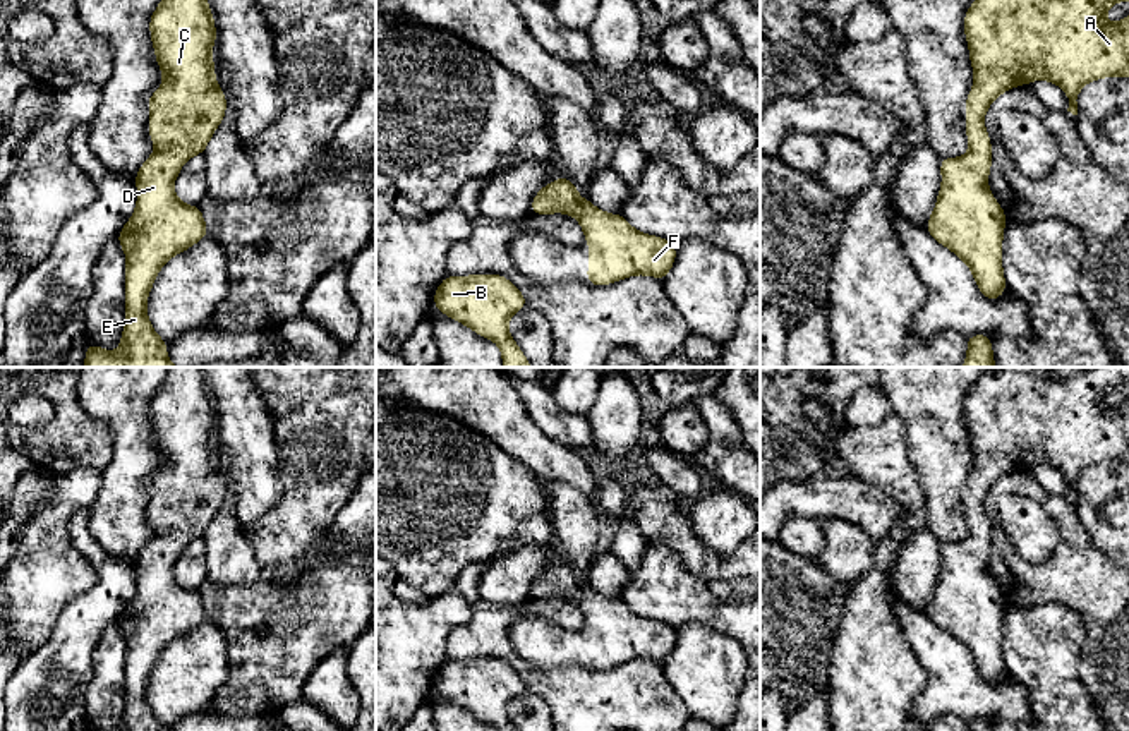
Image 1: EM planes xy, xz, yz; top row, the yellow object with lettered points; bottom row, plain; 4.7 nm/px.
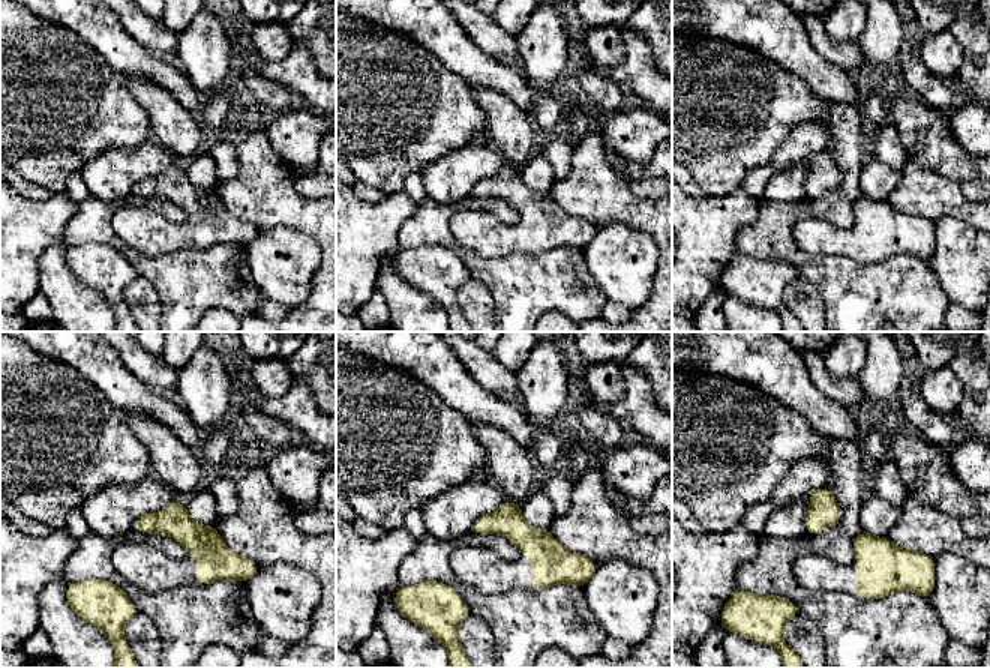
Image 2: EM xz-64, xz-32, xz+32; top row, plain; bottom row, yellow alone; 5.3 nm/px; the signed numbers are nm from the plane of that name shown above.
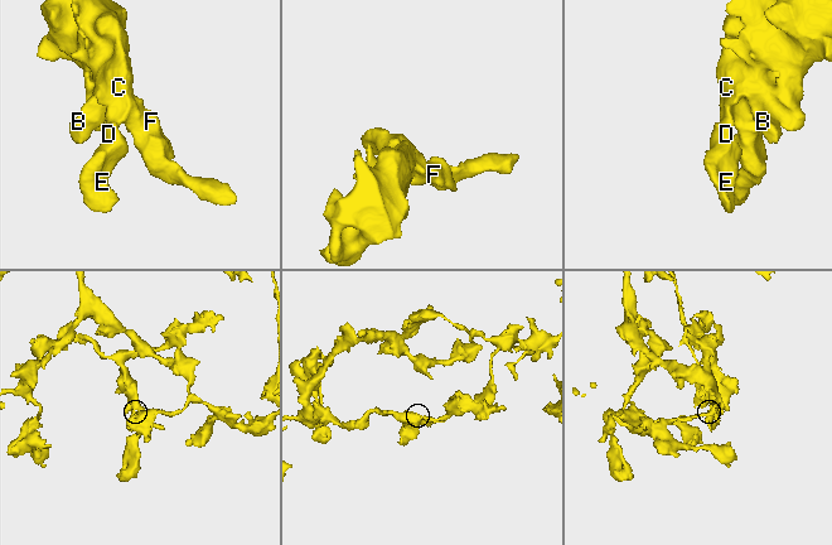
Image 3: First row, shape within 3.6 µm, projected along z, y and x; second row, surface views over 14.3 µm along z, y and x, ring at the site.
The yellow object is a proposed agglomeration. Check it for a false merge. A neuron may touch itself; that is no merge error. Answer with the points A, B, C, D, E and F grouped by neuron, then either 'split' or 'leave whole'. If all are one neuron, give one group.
groups A B C D E F; leave whole

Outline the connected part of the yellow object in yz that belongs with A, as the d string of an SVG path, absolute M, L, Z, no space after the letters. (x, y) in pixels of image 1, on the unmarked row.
M990 367L966 395L964 417L975 456L966 482L966 520L969 535L963 542L940 542L942 571L927 606L928 618L951 633L971 654L983 681L1000 683L1002 621L1007 599L988 575L992 529L983 508L987 492L1014 470L1045 463L1060 470L1078 499L1078 477L1102 462L1129 462L1129 400L1117 408L1105 405L1105 395L1129 383L1129 367Z

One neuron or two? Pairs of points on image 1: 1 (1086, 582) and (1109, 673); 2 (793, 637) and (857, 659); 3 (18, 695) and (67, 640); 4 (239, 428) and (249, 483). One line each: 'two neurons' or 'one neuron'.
1: one neuron
2: two neurons
3: one neuron
4: one neuron

